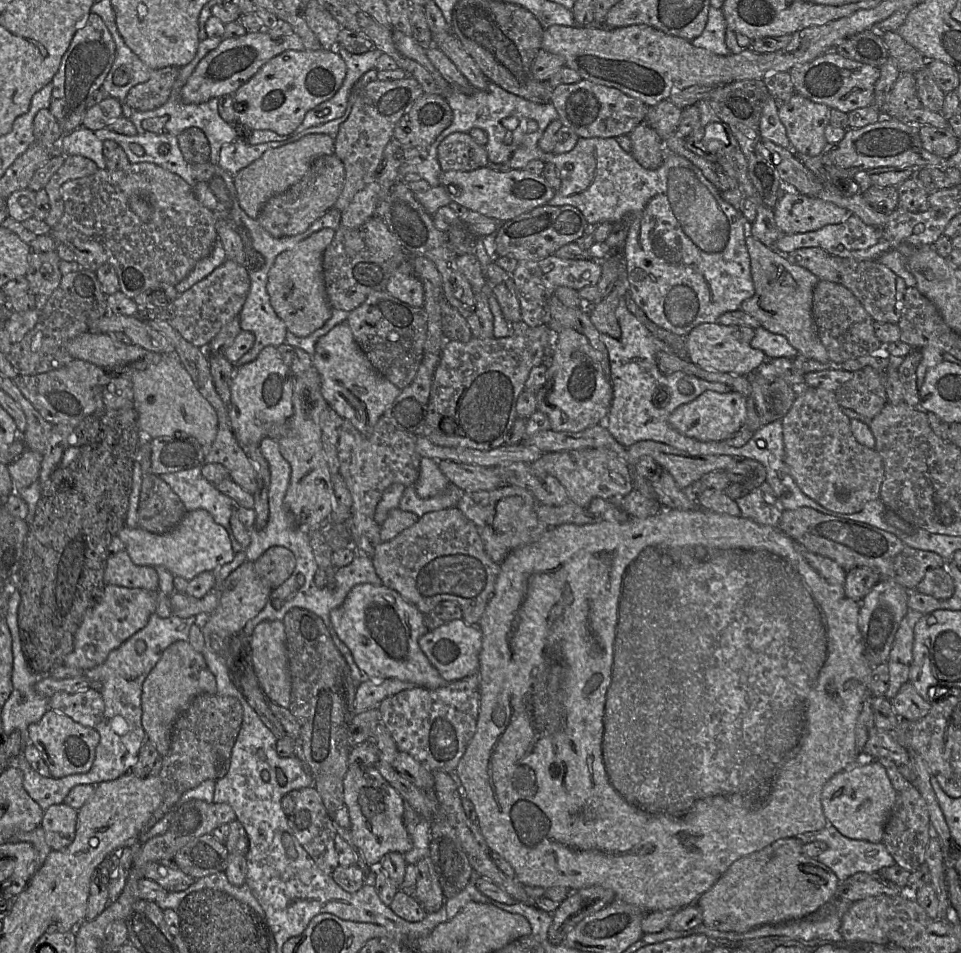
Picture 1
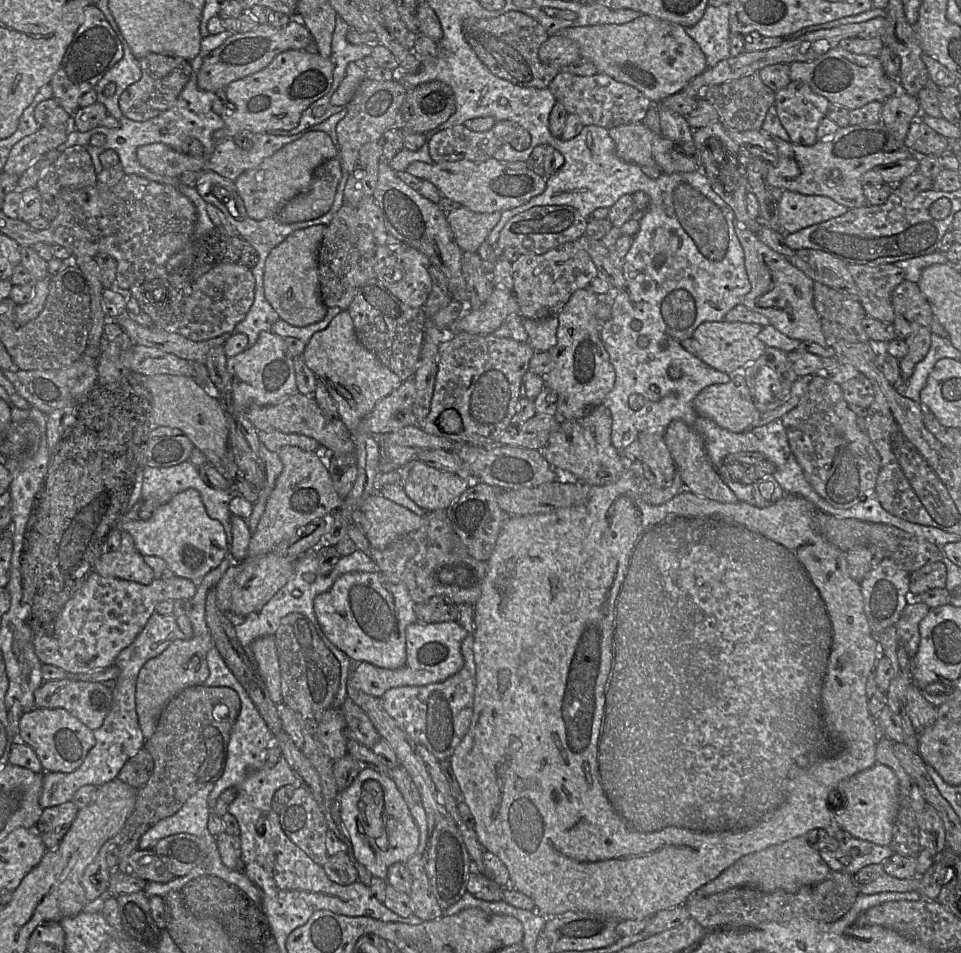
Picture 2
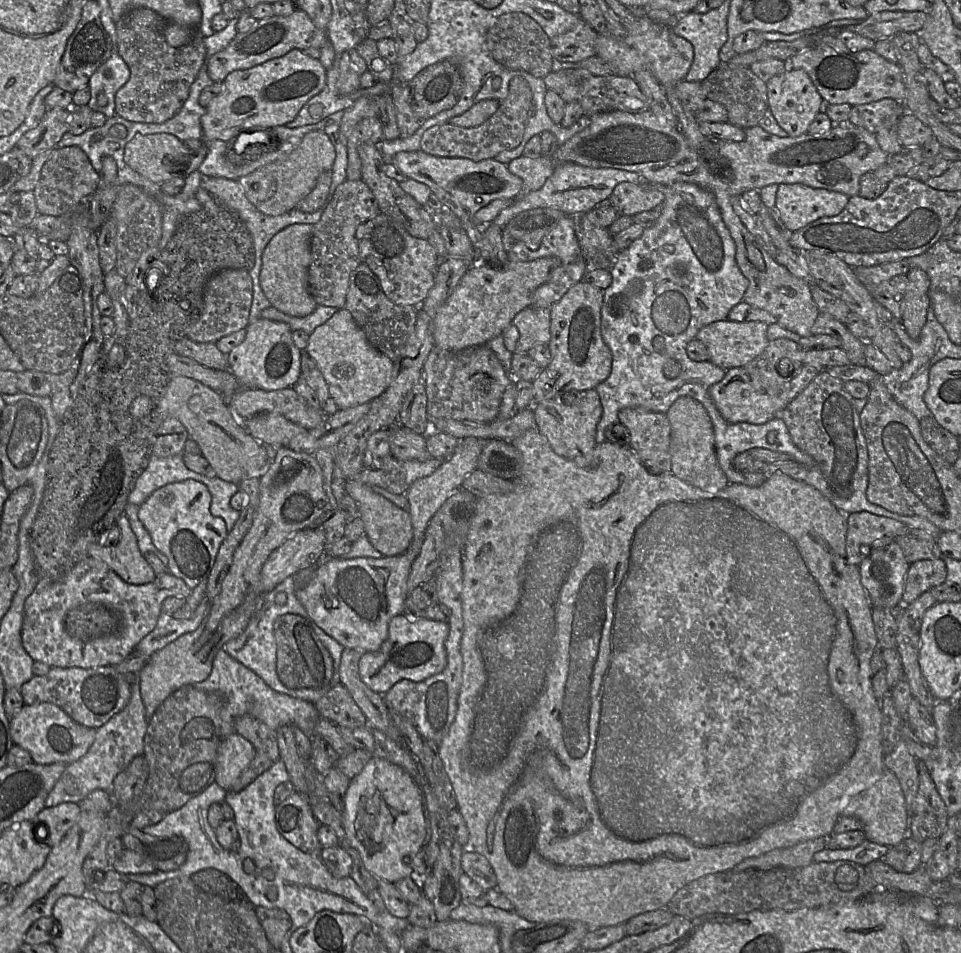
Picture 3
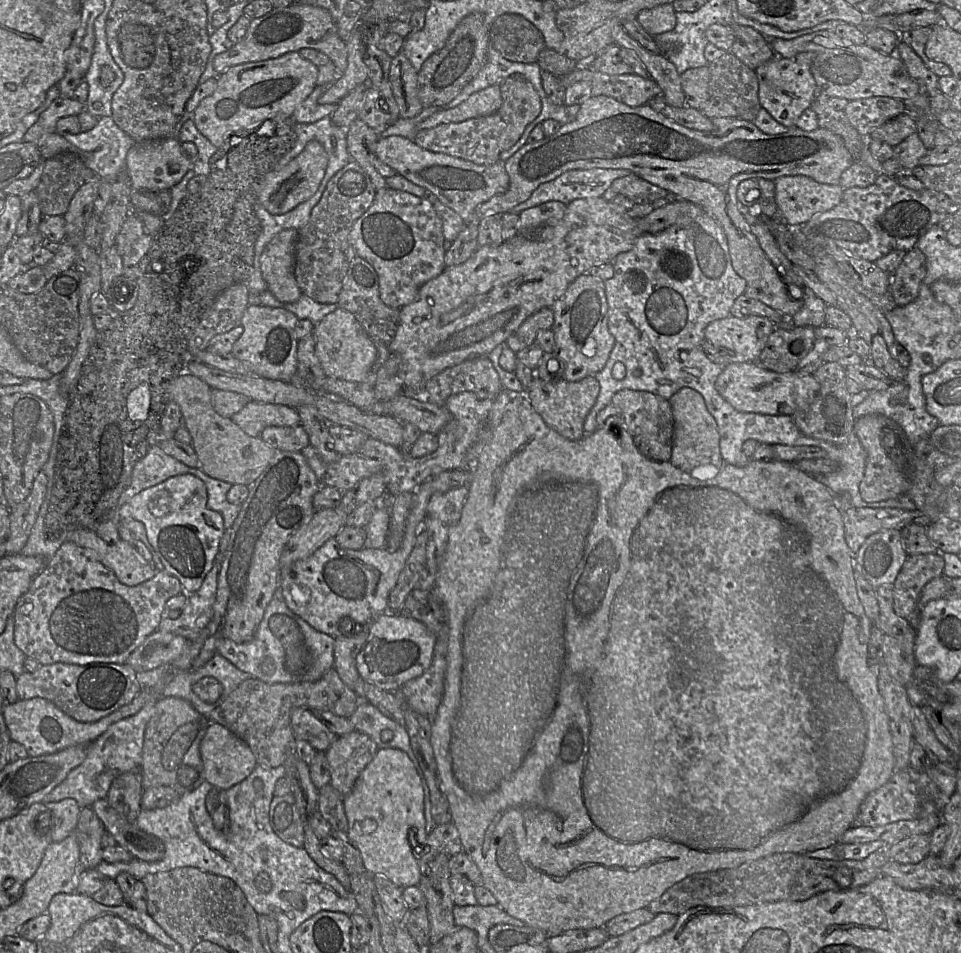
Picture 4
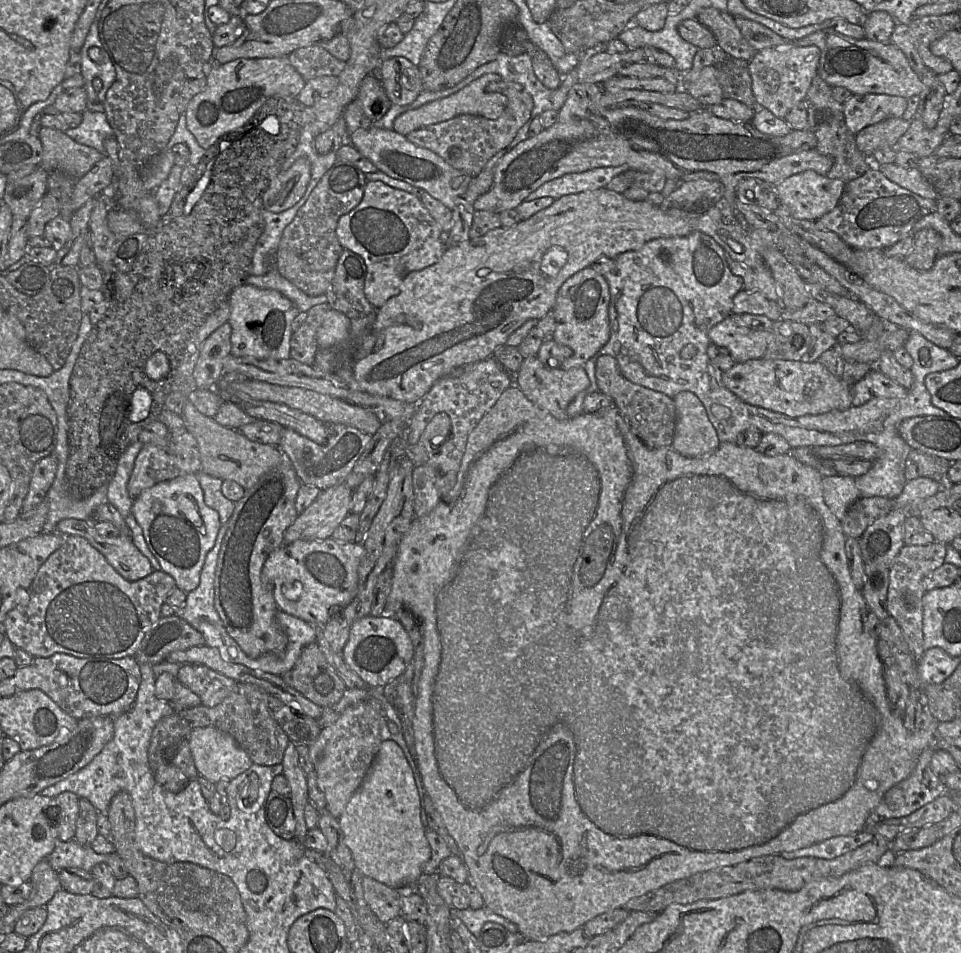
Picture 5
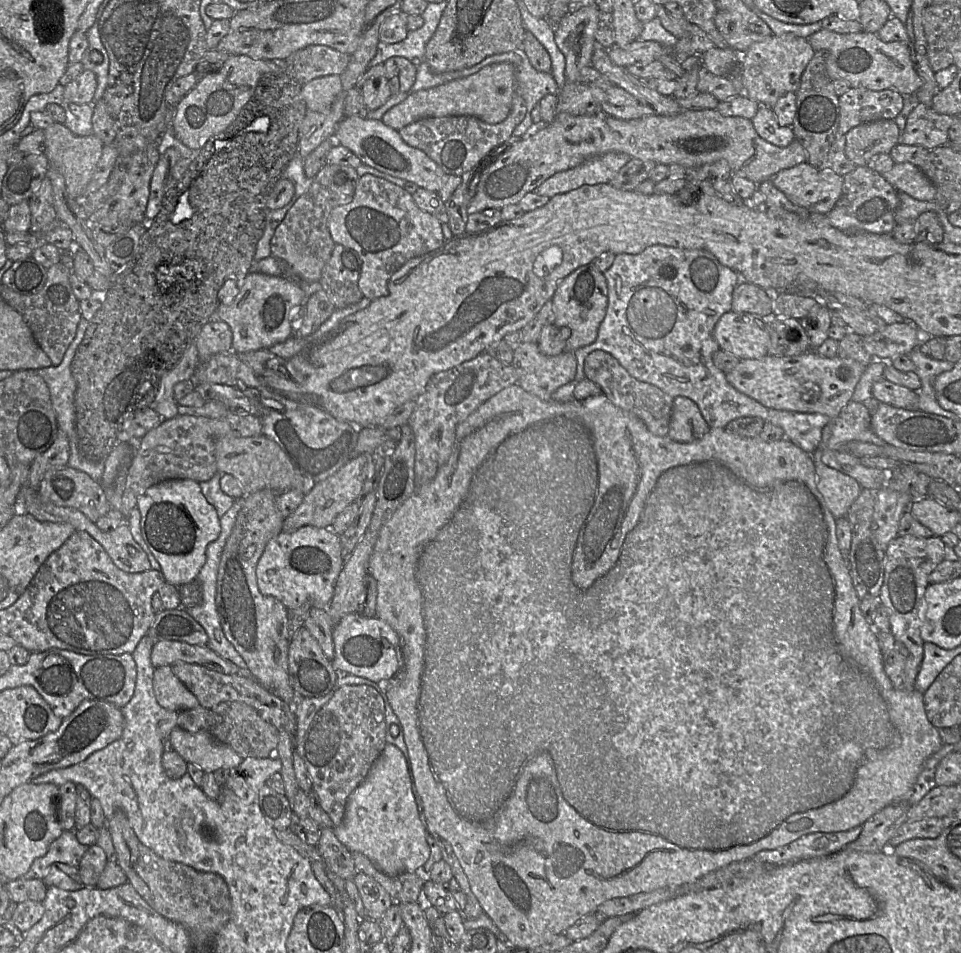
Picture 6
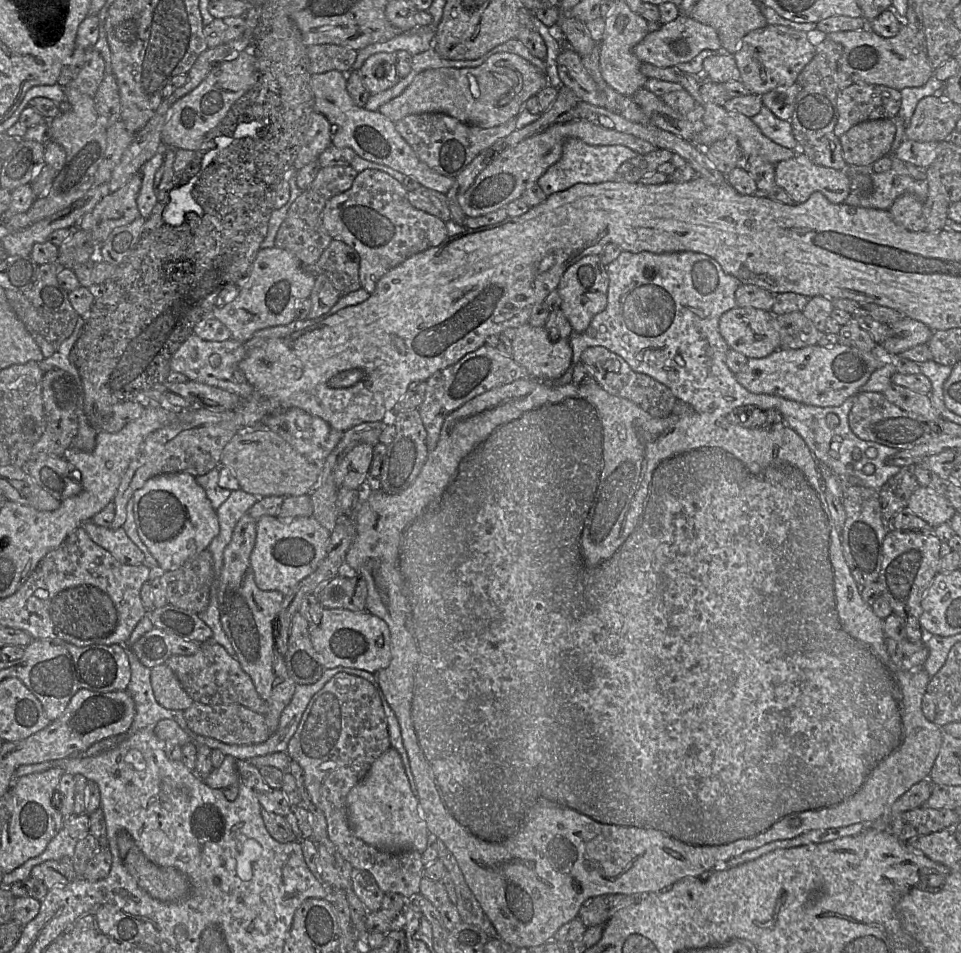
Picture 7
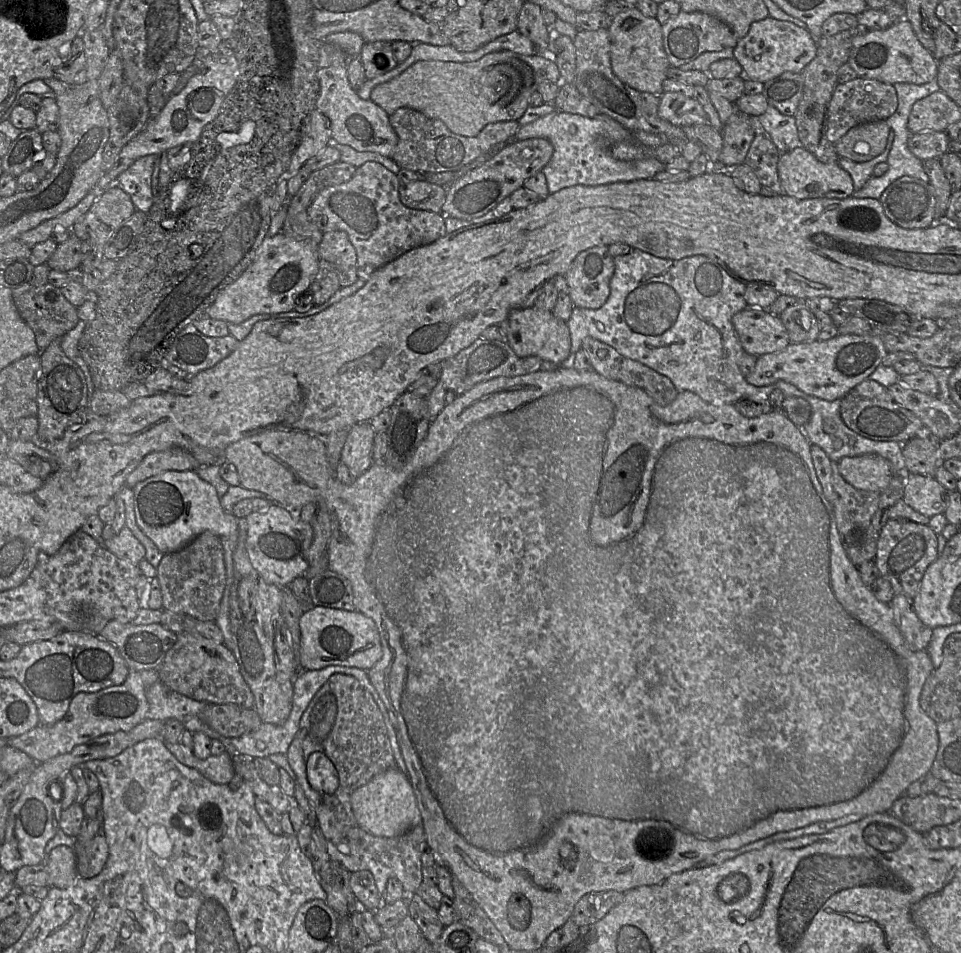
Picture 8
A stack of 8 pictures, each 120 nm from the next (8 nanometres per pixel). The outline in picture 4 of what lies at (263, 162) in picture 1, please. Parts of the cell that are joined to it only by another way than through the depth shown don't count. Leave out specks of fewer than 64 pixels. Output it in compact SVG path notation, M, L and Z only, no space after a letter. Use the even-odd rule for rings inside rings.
M317 140L309 141L301 153L281 169L274 169L265 175L258 194L258 202L270 214L281 215L308 200L319 188L325 175L328 156Z

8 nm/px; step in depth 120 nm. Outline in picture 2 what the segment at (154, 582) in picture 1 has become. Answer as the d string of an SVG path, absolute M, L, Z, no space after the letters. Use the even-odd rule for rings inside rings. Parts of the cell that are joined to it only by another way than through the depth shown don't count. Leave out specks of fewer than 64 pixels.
M121 531L121 545L116 551L105 551L96 563L95 571L104 577L150 584L155 574L136 549L132 536Z

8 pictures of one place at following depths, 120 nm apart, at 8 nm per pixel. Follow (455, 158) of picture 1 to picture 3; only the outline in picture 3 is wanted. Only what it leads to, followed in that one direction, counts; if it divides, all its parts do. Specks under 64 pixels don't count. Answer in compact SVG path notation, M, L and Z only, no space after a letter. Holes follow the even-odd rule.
M513 77L506 98L499 101L497 111L481 125L460 127L450 123L432 126L421 138L421 150L439 157L467 158L482 161L495 158L500 152L518 147L523 139L528 118L534 112L532 91L523 77Z

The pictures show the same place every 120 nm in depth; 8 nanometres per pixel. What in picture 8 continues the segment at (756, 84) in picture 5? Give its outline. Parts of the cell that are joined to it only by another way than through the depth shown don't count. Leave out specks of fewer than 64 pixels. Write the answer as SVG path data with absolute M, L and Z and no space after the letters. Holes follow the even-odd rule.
M770 16L753 22L747 34L733 48L734 58L743 69L745 78L765 83L784 72L801 73L817 53L817 43L806 28Z

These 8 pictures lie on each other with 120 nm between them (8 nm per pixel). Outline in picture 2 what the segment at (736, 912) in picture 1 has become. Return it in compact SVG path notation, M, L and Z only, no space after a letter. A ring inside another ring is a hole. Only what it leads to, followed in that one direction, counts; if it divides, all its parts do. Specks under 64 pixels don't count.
M814 829L784 843L747 854L736 860L716 878L696 890L695 895L699 897L708 896L741 886L765 892L777 889L796 892L804 886L820 882L832 871L821 859L817 849L817 843L826 836L829 836L826 830Z

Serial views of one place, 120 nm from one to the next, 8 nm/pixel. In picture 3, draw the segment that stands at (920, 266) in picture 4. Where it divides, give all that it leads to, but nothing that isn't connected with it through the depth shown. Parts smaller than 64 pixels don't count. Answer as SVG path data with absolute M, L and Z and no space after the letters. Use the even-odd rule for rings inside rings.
M918 267L911 268L906 274L908 288L901 305L901 322L912 339L918 339L927 320L930 306L929 275Z

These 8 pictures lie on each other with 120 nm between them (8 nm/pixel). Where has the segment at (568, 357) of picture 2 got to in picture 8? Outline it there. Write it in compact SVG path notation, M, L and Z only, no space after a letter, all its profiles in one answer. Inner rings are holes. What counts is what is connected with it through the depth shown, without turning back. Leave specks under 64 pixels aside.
M608 246L589 248L574 258L564 274L574 307L597 309L606 302L614 272L613 261Z

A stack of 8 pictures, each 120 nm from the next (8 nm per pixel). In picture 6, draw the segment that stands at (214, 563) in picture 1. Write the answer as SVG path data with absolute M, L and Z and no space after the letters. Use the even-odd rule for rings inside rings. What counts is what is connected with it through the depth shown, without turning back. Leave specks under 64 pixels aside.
M167 480L148 488L138 499L141 534L147 547L159 563L165 581L176 587L197 580L206 560L208 545L220 534L216 509L205 499L199 483L193 480Z

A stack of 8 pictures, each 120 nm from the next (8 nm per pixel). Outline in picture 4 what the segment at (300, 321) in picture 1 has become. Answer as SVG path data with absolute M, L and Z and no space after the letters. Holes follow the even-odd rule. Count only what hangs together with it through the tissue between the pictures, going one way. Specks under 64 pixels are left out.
M284 229L270 240L260 256L268 291L283 303L295 302L302 294L294 276L297 238L297 229Z

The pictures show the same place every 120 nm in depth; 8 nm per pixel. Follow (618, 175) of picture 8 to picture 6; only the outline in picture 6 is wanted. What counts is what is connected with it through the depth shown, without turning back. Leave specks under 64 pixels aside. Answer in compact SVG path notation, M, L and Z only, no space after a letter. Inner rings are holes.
M620 152L591 157L574 168L555 173L533 192L551 198L583 185L609 183L629 159L627 154Z

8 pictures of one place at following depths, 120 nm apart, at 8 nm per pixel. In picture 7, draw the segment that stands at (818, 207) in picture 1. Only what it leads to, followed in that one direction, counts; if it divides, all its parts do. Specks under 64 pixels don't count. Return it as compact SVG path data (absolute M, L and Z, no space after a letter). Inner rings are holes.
M802 152L776 164L775 181L795 204L806 202L814 192L822 193L833 204L843 204L851 193L850 177L846 171L816 165Z

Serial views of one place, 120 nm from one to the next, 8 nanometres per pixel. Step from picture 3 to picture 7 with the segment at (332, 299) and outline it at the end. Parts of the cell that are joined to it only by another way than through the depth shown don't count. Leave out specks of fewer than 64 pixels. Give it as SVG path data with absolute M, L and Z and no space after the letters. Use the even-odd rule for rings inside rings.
M348 166L321 167L312 181L291 204L275 238L275 246L291 252L304 266L314 265L332 237L322 224L322 211L329 199L351 188L357 171Z

